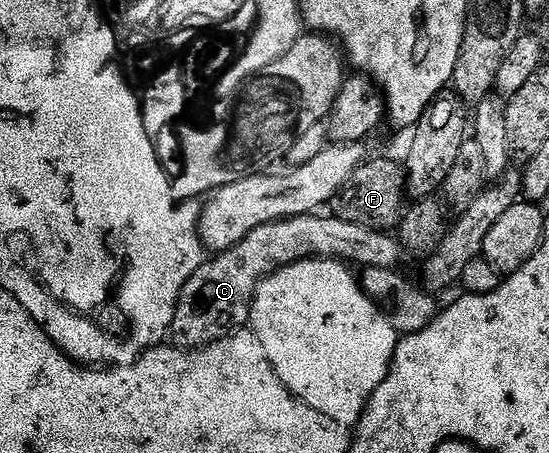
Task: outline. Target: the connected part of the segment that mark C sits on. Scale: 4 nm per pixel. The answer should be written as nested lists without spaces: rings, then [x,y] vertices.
[[[315,212],[266,223],[253,229],[232,249],[207,259],[189,277],[177,301],[173,314],[170,340],[181,350],[196,350],[245,327],[249,323],[251,304],[263,278],[269,278],[293,262],[307,256],[333,258],[347,264],[359,262],[359,267],[395,269],[404,258],[404,251],[395,235],[385,230],[371,230],[369,226],[352,224],[333,216],[321,218]]]

